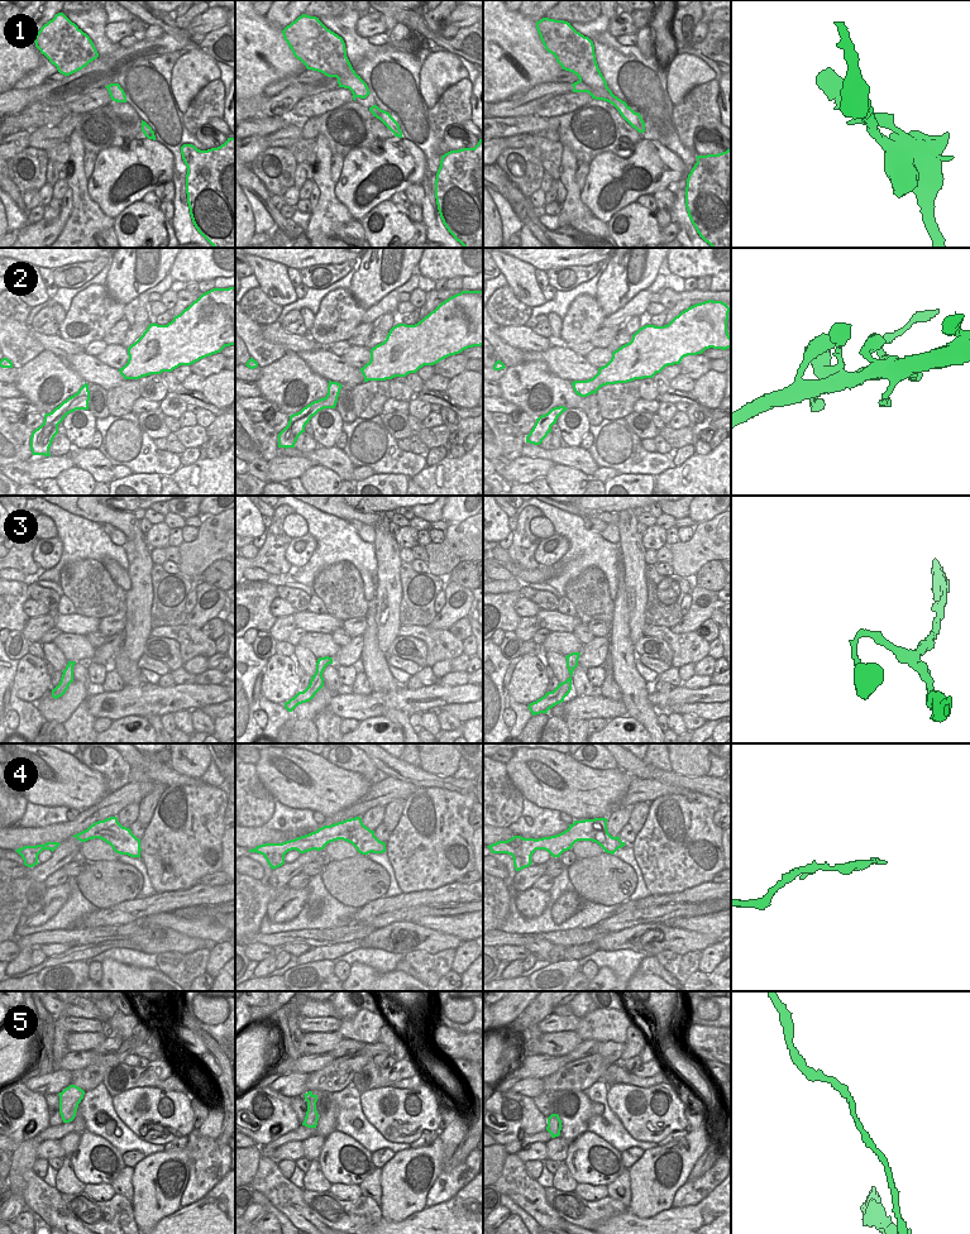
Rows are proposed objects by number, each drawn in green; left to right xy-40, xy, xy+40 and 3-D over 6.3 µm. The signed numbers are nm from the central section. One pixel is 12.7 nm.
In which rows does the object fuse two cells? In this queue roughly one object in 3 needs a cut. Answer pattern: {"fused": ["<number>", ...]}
{"fused": []}

